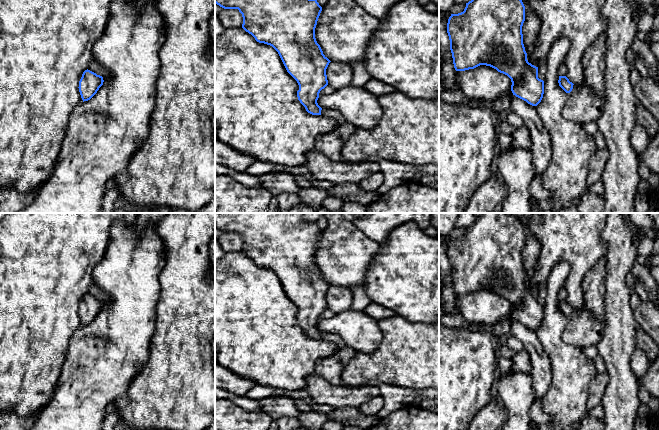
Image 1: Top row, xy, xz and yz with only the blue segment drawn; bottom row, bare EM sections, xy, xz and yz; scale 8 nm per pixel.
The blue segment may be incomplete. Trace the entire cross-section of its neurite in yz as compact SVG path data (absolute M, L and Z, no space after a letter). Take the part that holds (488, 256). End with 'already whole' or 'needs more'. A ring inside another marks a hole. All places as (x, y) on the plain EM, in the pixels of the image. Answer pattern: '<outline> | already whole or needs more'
M483 213L466 227L463 236L451 238L447 257L456 295L474 293L480 289L490 290L511 303L513 319L537 330L543 322L544 305L538 302L538 291L527 284L522 258L524 245L525 230L515 216Z | already whole

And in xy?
M88 293L85 294L79 305L78 311L83 326L90 324L103 309L103 306L102 300L97 299Z | already whole

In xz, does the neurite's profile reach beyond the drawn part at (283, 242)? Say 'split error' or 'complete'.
complete

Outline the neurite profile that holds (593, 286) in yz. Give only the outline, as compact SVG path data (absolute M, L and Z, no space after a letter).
M605 256L600 259L587 273L582 284L584 307L599 321L604 321Z

